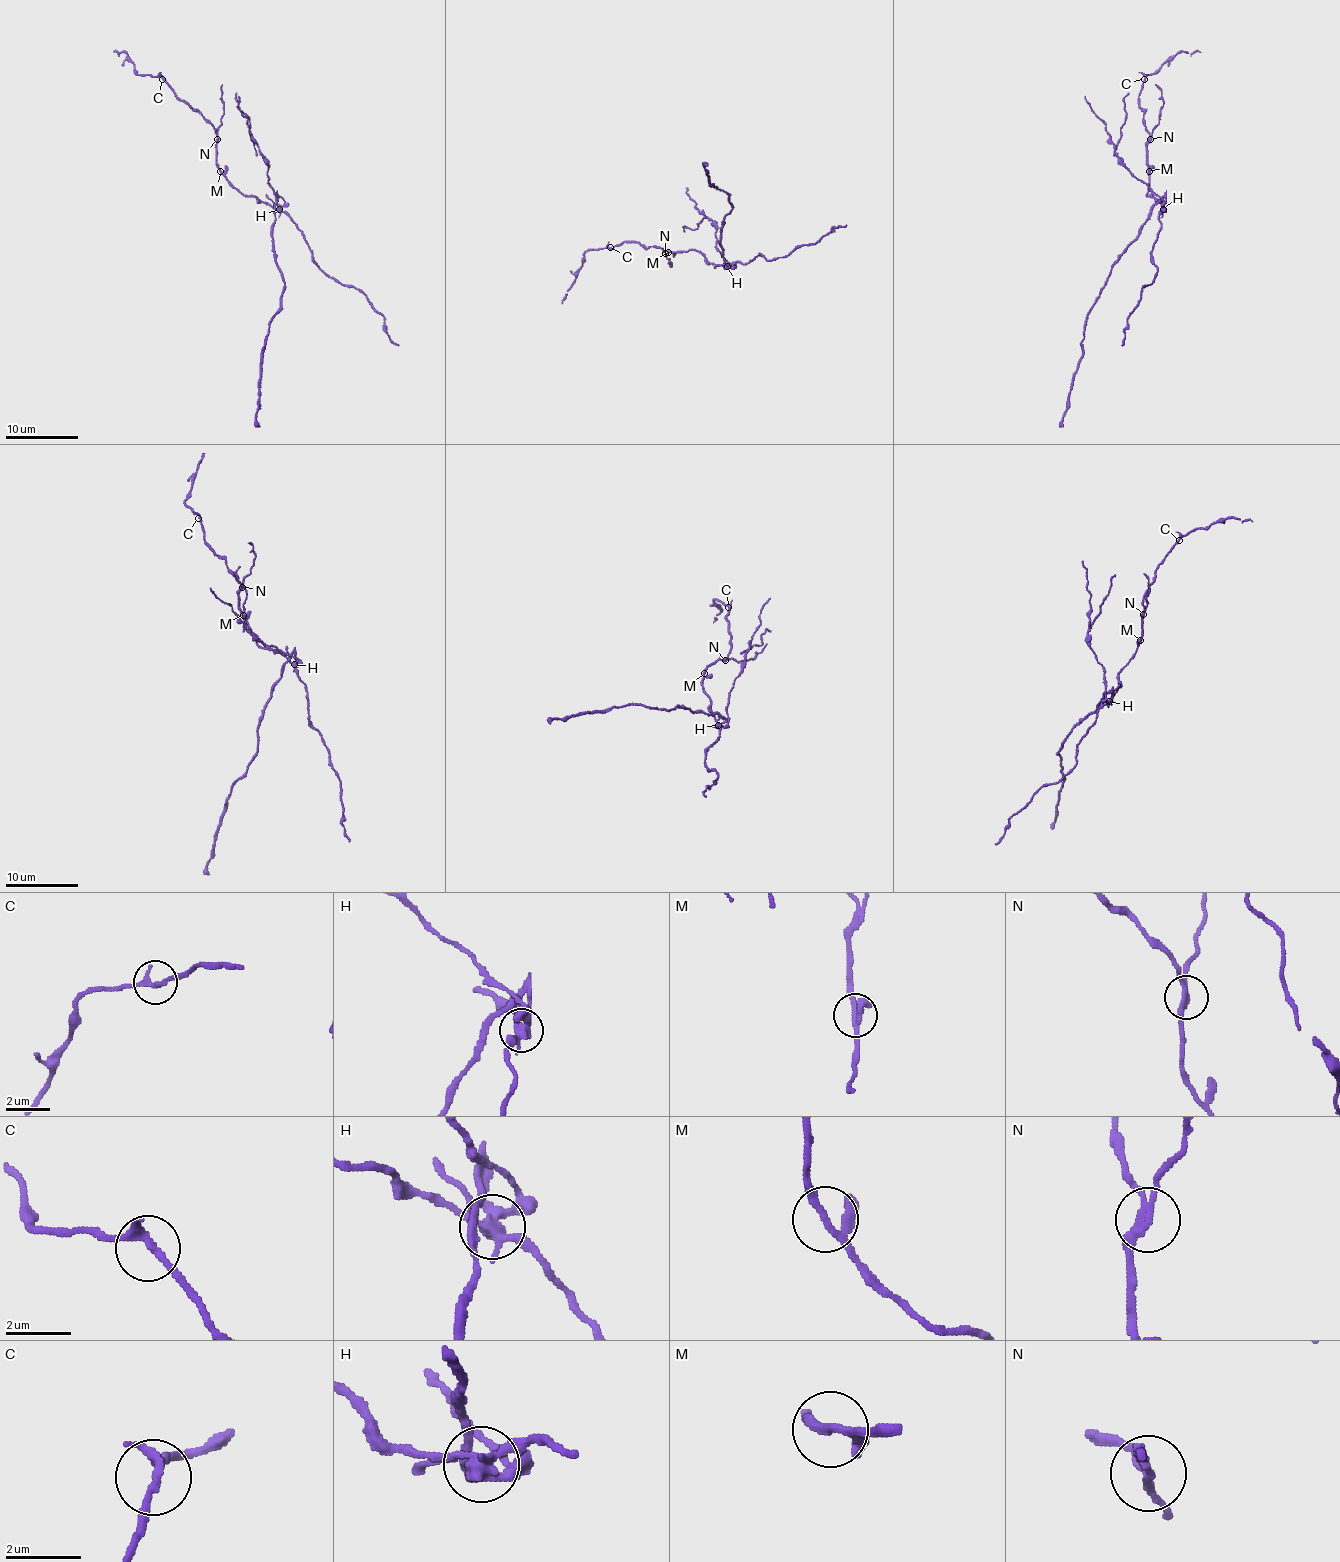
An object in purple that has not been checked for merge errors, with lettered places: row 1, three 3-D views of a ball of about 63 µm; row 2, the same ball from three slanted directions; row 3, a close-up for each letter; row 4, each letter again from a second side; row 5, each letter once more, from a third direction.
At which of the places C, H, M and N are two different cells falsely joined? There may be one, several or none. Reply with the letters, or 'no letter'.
H, N

